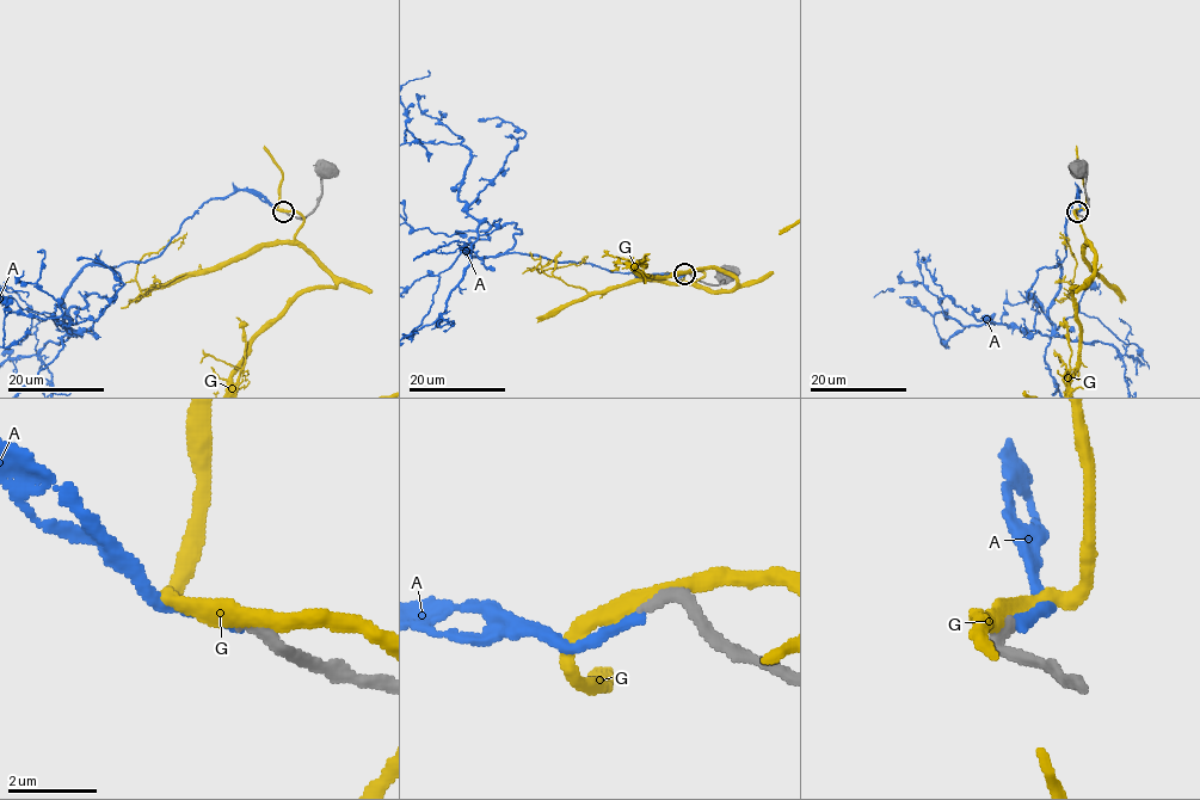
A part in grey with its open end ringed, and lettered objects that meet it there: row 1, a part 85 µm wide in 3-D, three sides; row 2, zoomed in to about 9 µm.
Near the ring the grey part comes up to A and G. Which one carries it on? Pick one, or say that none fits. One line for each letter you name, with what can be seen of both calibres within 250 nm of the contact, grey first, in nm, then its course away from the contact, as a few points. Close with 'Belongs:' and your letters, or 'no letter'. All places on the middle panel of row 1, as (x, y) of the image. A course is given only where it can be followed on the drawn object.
A: 280 nm thick on the grey side, 280 nm on the other
Belongs: A

